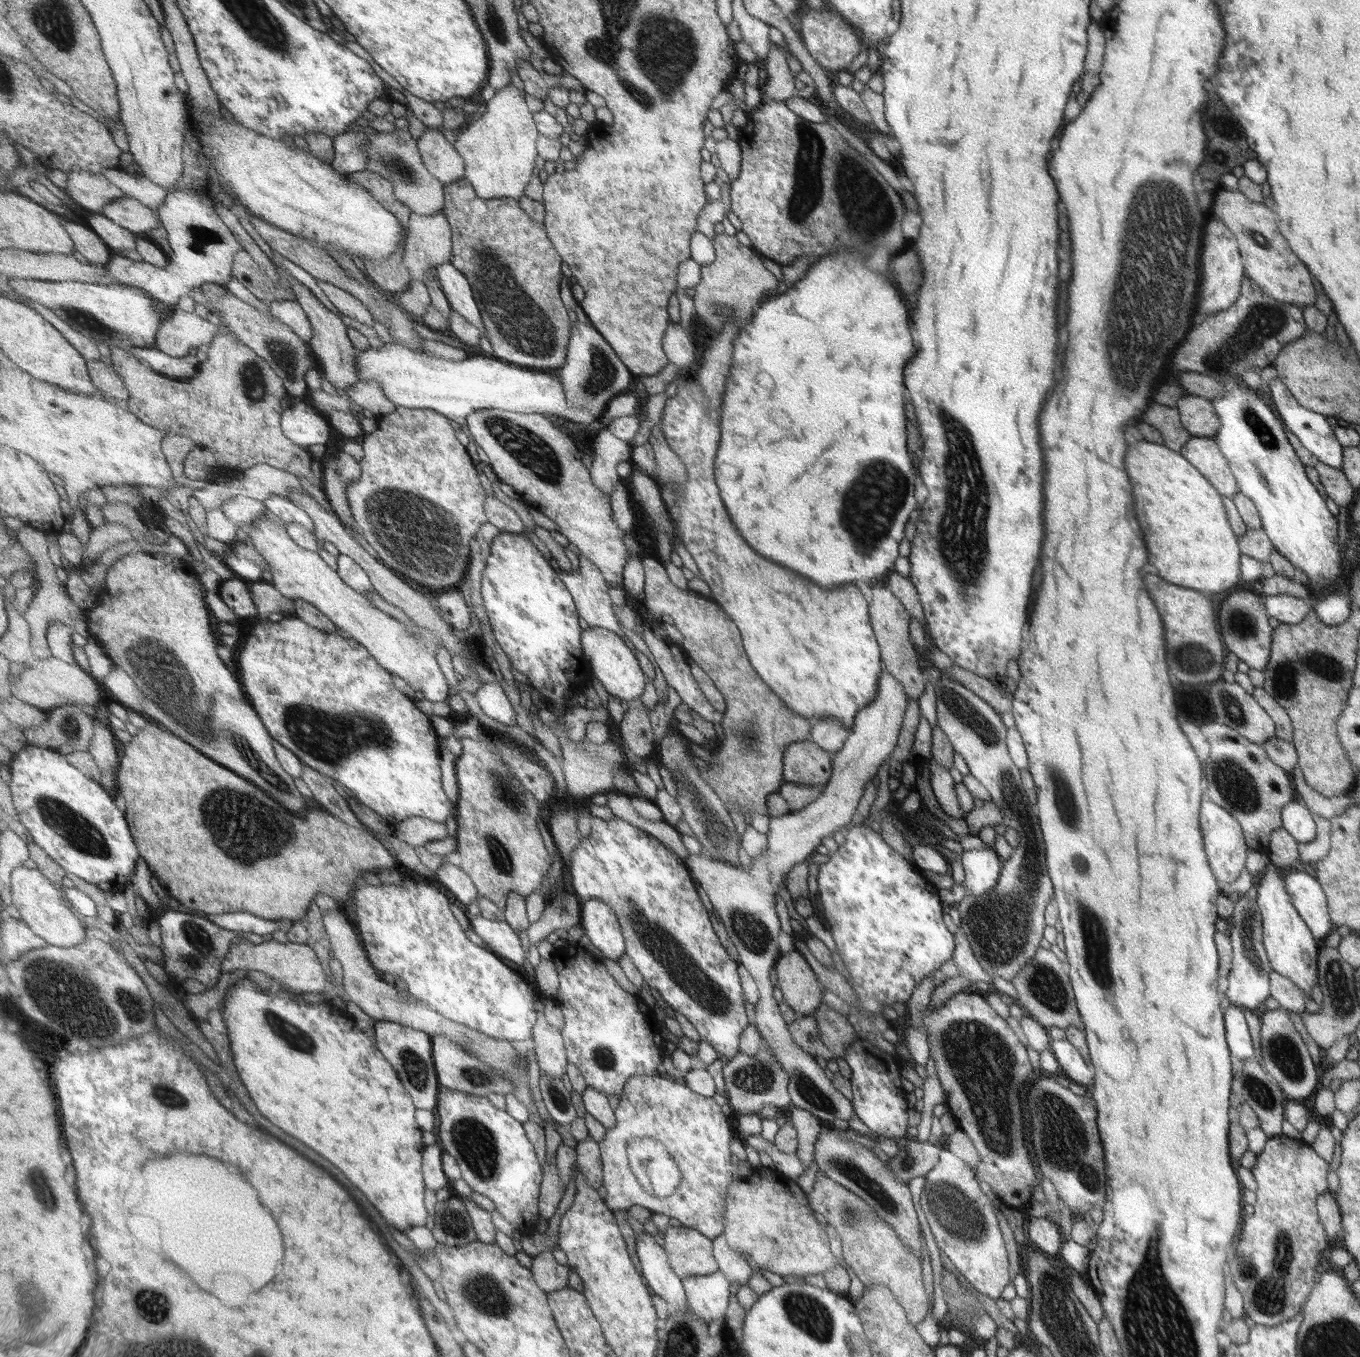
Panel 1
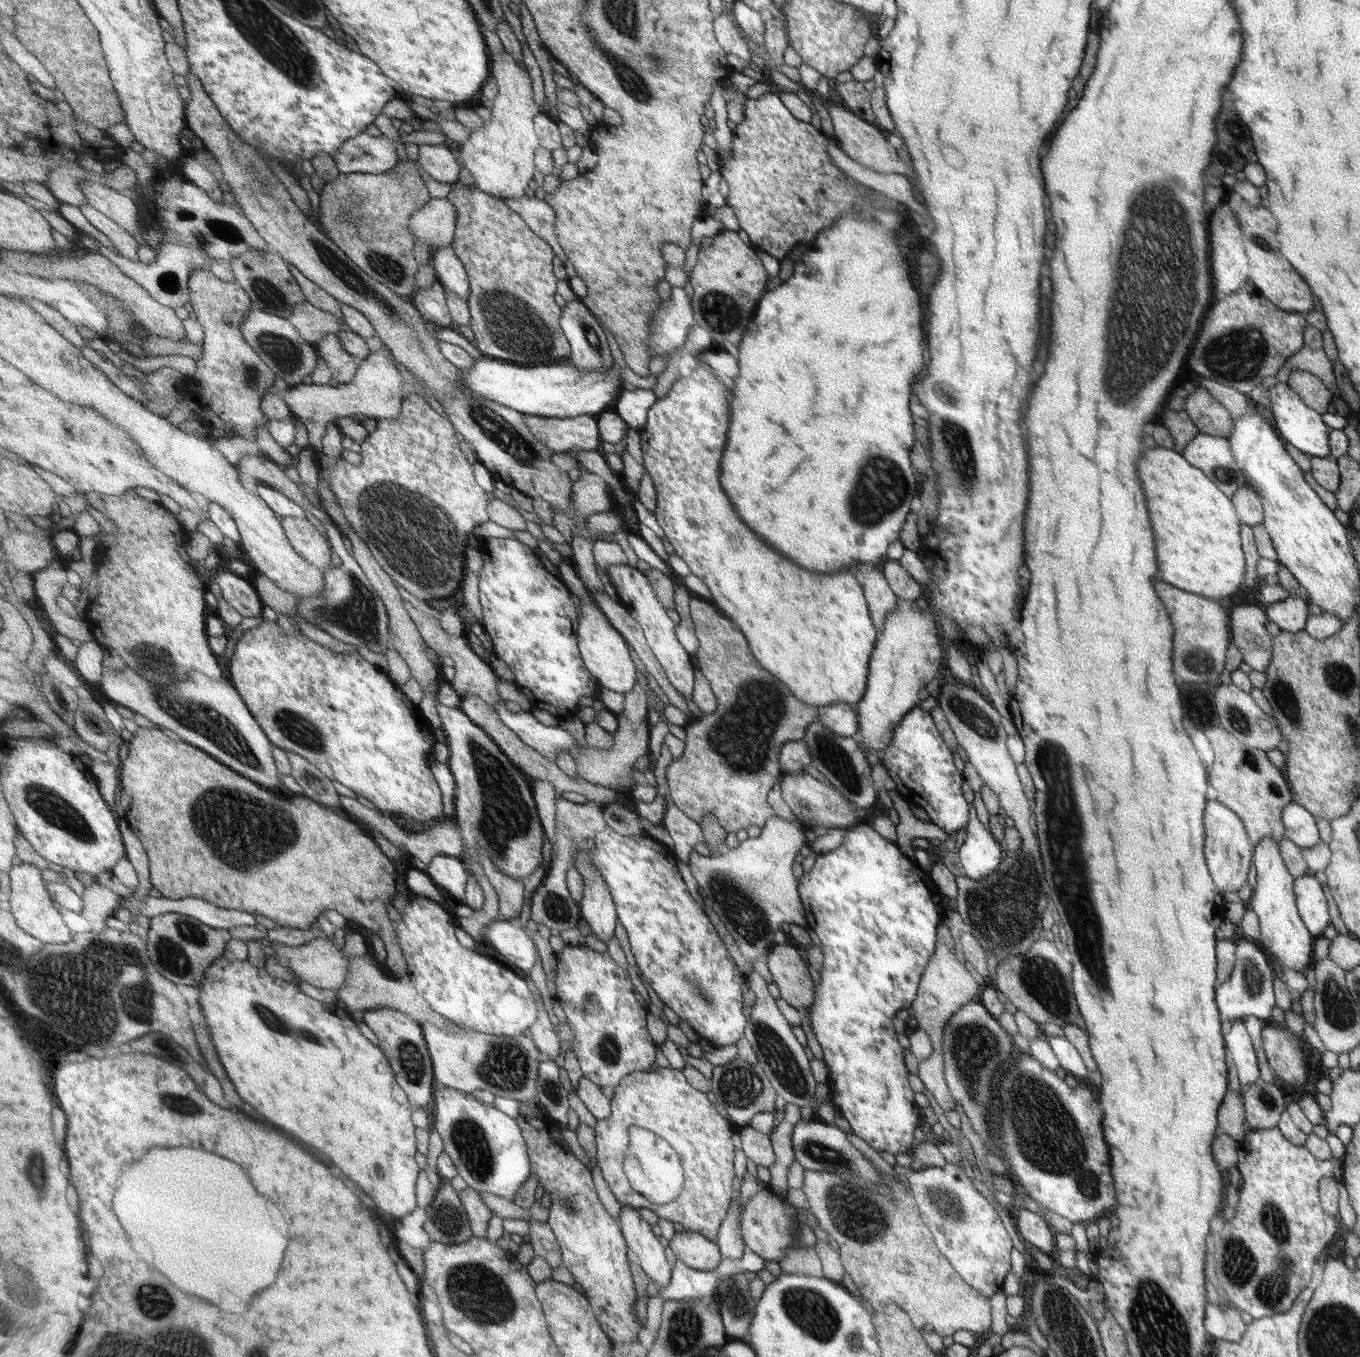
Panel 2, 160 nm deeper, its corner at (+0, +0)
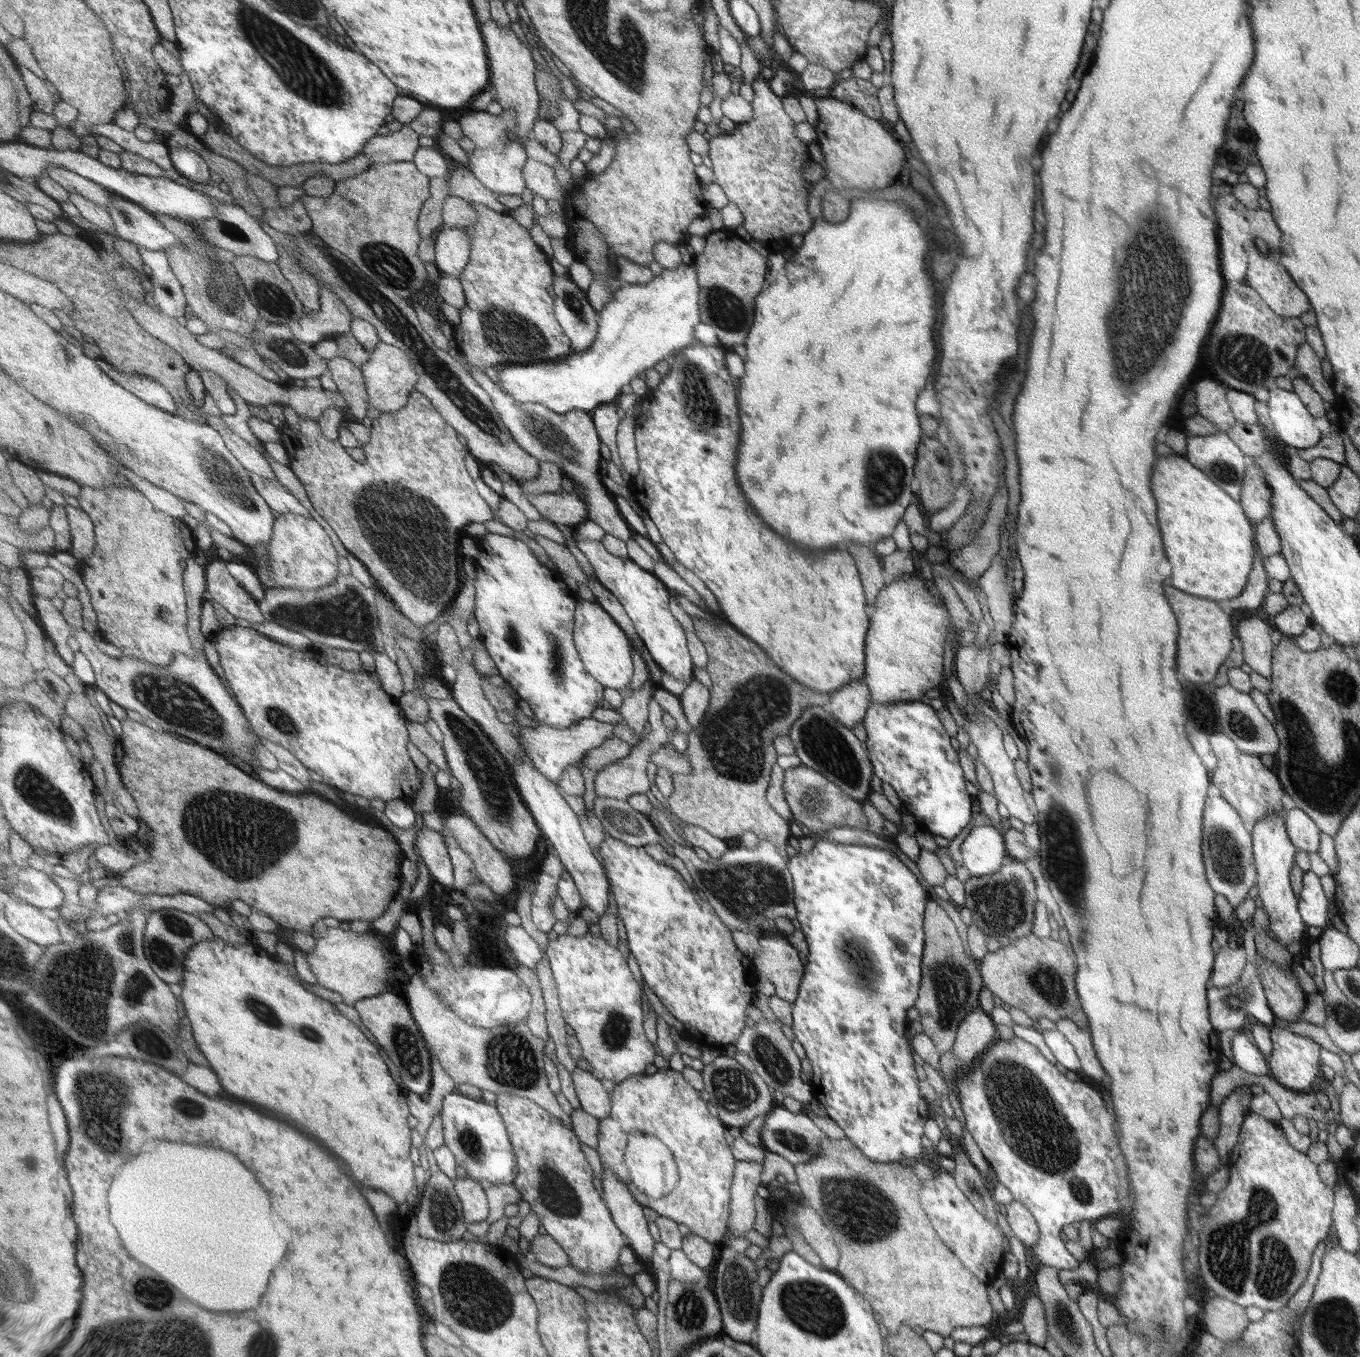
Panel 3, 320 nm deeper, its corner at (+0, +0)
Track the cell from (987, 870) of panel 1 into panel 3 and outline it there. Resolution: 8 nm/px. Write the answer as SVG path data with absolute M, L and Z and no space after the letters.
M974 826L960 844L963 867L971 877L990 875L1010 859L1002 831L992 826Z

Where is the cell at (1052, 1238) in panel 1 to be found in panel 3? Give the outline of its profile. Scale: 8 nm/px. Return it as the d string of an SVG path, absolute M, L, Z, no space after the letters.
M1011 1201L1004 1204L1005 1218L1011 1232L1024 1246L1033 1245L1038 1240L1038 1223L1022 1203Z

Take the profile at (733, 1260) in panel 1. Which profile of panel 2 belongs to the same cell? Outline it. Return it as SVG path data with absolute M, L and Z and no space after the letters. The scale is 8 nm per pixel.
M737 1197L732 1200L730 1212L727 1213L726 1220L723 1221L718 1240L723 1258L739 1260L745 1252L746 1242L743 1236L743 1202Z

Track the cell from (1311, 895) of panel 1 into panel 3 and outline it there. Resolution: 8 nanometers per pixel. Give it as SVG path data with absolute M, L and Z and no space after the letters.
M1307 871L1302 874L1302 889L1297 900L1299 914L1302 914L1307 928L1315 927L1324 930L1327 924L1327 900L1313 872Z

